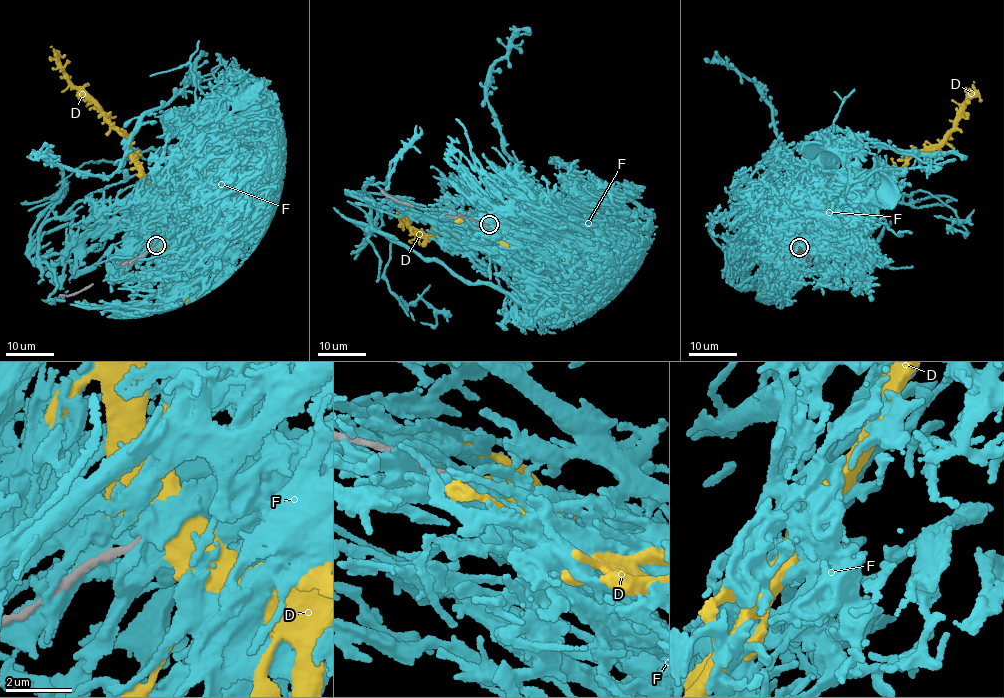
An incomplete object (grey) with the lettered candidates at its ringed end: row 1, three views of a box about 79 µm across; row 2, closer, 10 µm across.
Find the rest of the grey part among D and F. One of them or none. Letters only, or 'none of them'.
none of them

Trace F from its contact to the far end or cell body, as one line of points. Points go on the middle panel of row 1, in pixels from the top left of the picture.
F: (487, 224), (577, 224), (531, 278), (543, 214), (487, 87), (530, 32)

